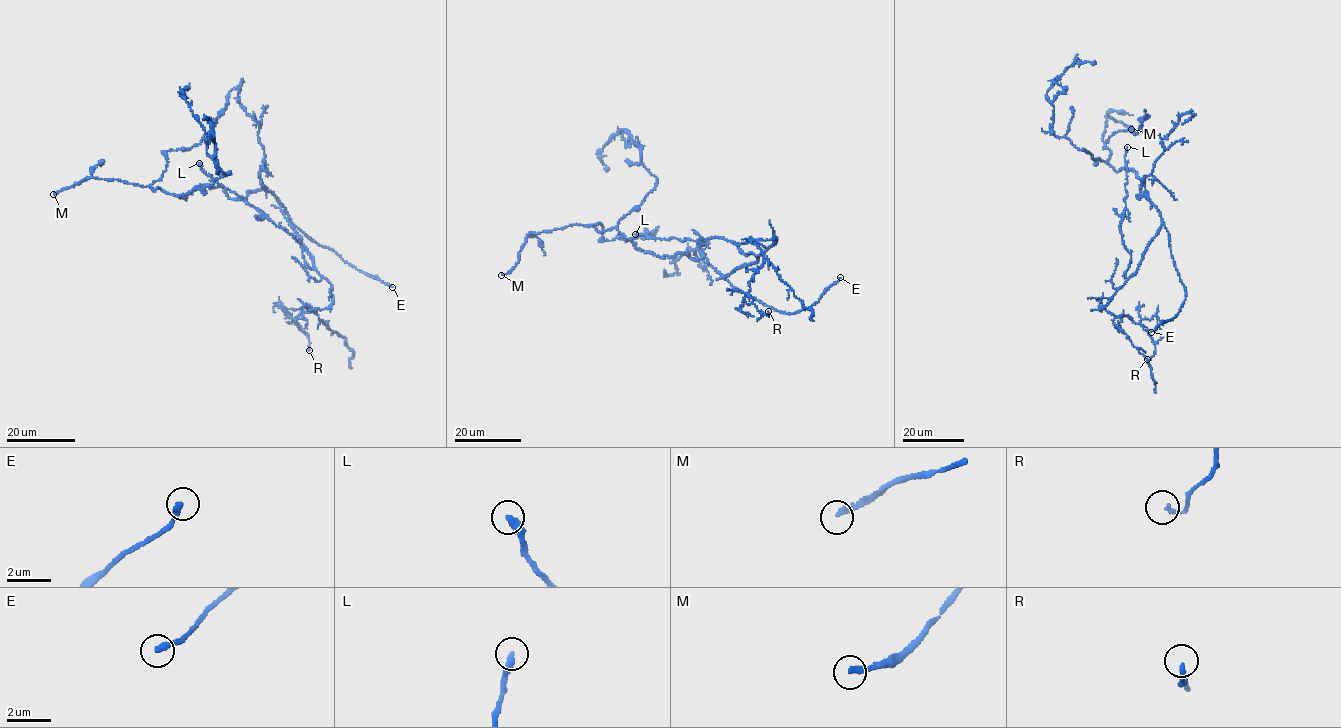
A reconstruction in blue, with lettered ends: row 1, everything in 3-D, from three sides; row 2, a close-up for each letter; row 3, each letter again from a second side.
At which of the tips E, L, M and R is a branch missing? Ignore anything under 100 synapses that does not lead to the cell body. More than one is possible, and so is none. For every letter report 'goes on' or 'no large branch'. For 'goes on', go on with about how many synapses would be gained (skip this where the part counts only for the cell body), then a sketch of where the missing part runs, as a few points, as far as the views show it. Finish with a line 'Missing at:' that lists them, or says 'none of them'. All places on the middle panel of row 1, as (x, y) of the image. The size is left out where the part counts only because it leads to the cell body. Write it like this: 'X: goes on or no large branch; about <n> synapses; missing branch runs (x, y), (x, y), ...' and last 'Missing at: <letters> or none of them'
E: no large branch
L: no large branch
M: goes on; about 160 synapses
R: no large branch
Missing at: M

